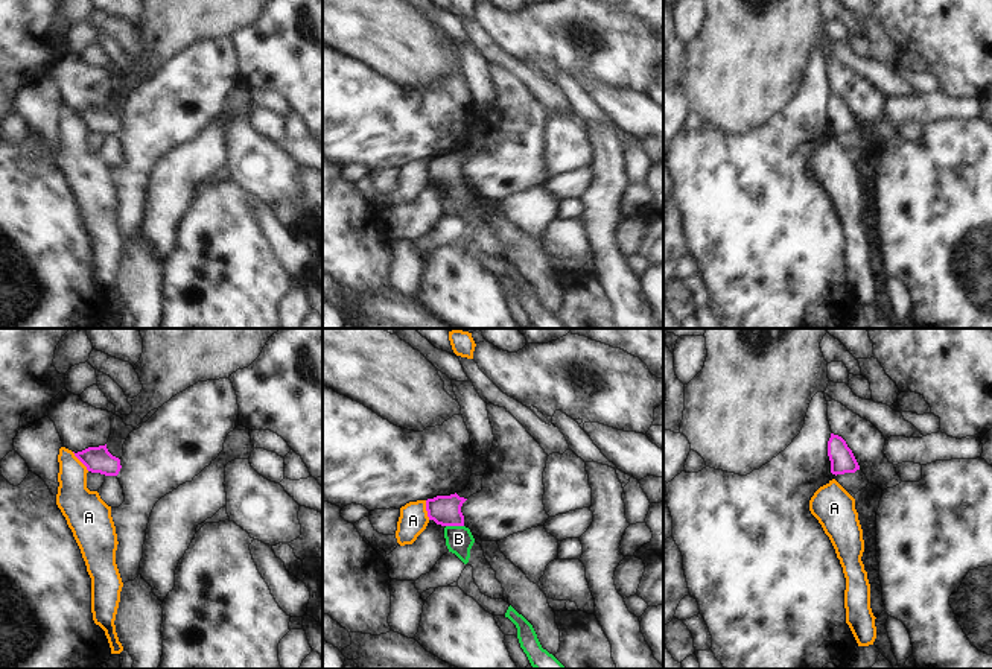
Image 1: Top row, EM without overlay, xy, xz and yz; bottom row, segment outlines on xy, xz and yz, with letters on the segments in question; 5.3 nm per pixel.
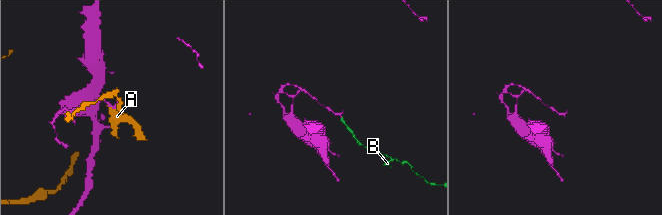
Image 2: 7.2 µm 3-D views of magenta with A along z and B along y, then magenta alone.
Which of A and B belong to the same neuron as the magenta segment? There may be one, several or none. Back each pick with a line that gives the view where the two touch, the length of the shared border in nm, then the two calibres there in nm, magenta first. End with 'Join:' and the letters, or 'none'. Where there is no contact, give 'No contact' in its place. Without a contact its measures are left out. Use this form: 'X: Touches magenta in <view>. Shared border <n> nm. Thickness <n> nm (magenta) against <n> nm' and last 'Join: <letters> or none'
B: Touches magenta in xz. Shared border 100 nm. Thickness 160 nm (magenta) against 140 nm
Join: B

